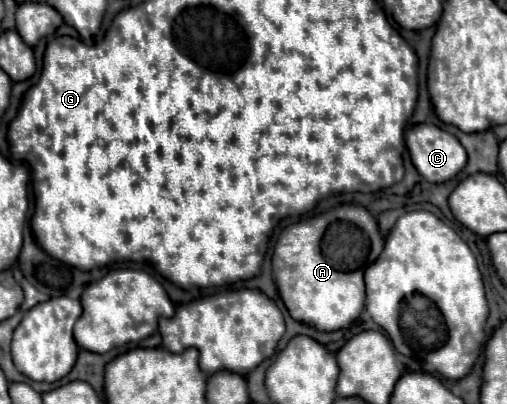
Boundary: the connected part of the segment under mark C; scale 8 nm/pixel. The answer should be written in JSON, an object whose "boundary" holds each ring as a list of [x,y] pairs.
{"boundary":[[[418,124],[418,126],[408,128],[406,146],[410,152],[410,160],[420,172],[420,176],[424,176],[432,184],[444,184],[452,180],[466,166],[466,150],[458,142],[458,138],[434,124]]]}

